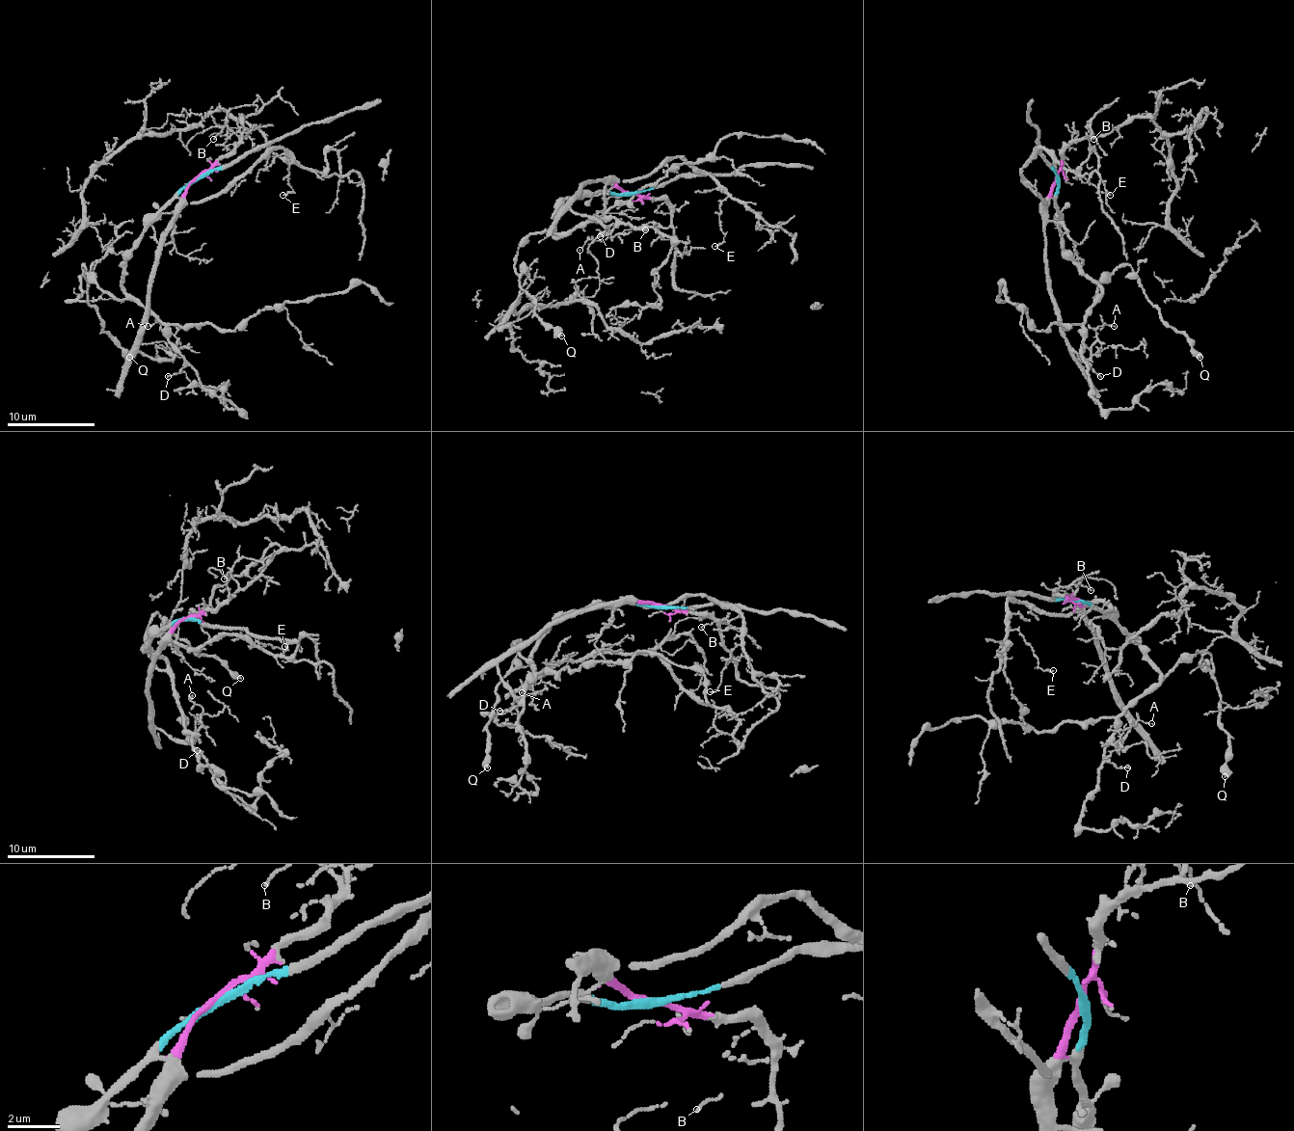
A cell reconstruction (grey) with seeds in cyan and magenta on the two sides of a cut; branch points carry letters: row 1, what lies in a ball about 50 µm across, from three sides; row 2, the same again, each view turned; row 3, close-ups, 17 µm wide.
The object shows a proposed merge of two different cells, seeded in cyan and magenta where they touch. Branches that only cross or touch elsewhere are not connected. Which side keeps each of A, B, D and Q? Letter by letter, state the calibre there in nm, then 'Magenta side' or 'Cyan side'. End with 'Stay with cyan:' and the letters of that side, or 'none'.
A: Thickness 80 nm. Magenta side
B: Thickness 90 nm. Magenta side
D: Thickness 120 nm. Cyan side
Q: Thickness 550 nm. Cyan side
Stay with cyan: D, Q

